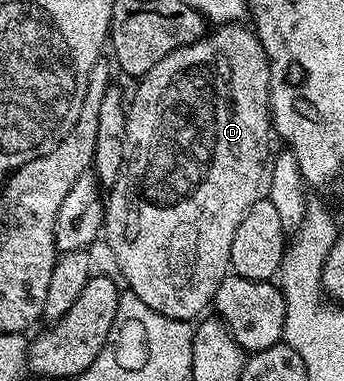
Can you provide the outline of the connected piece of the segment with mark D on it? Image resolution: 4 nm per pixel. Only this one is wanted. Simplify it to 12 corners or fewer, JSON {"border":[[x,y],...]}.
{"border":[[244,24],[136,82],[103,241],[192,322],[263,193],[271,67]]}

